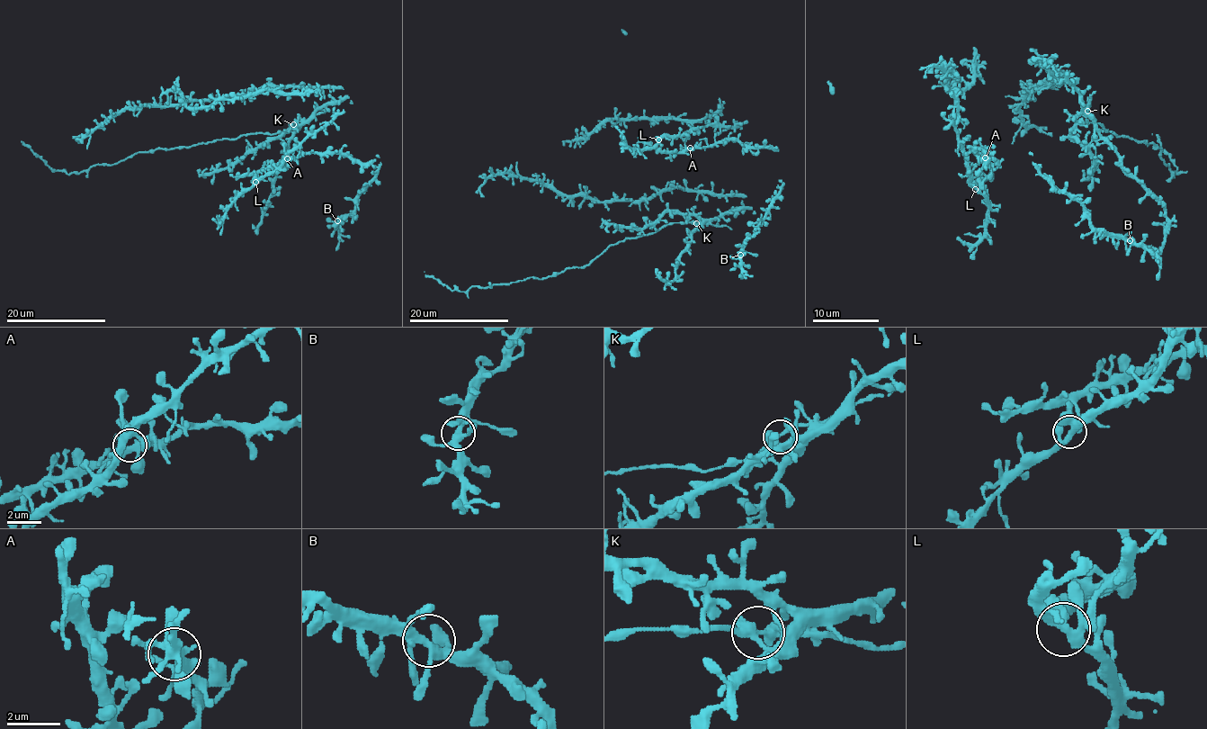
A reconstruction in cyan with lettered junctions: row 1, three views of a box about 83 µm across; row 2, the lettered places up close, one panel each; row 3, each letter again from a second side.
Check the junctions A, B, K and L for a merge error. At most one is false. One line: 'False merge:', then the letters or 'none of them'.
False merge: none of them

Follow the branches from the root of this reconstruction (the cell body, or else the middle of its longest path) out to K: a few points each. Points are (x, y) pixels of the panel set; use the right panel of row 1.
K: (1065, 72), (1086, 111)

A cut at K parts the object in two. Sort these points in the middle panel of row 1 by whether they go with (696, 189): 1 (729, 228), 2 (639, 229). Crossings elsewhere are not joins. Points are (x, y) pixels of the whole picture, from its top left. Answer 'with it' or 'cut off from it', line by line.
1: cut off from it
2: with it

